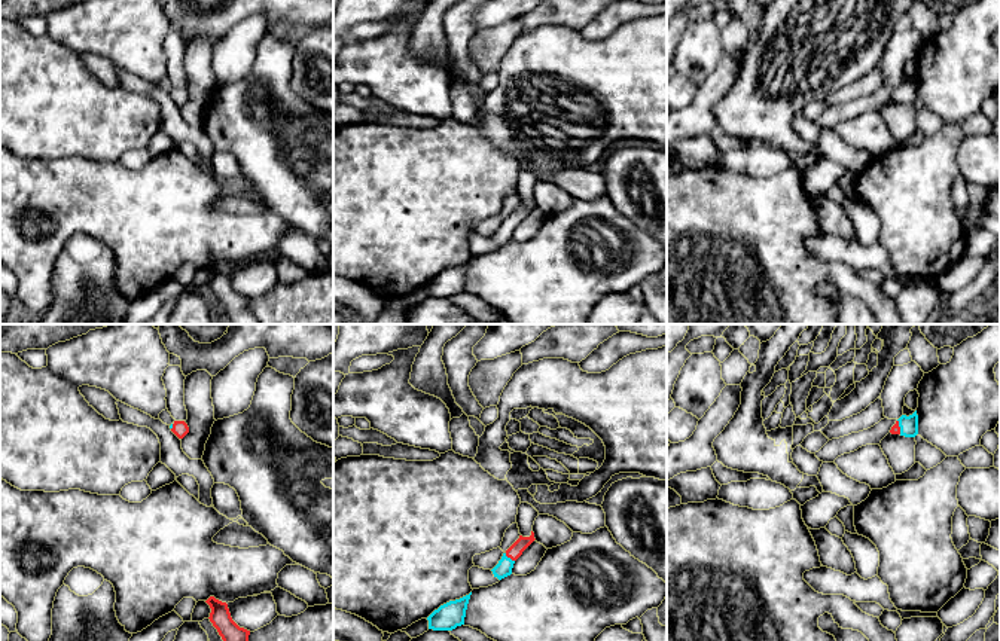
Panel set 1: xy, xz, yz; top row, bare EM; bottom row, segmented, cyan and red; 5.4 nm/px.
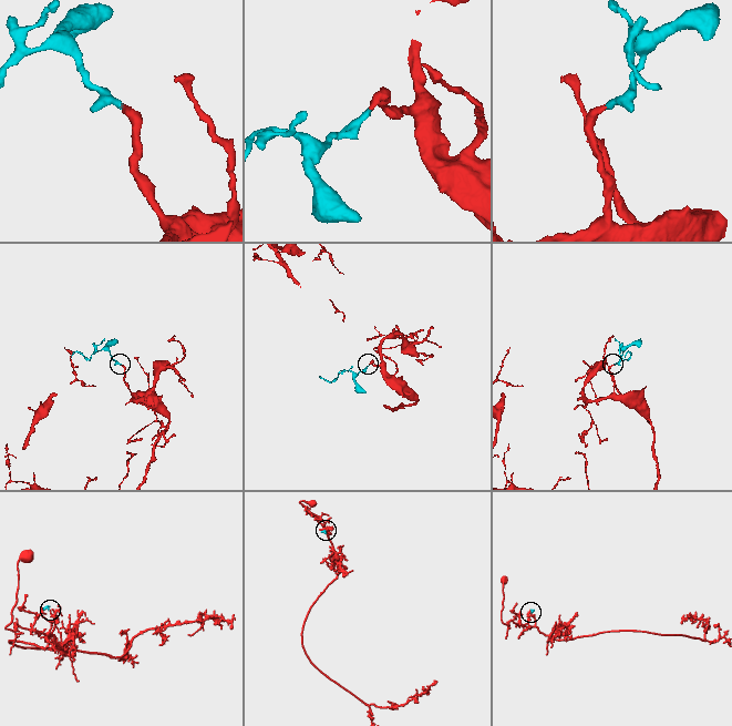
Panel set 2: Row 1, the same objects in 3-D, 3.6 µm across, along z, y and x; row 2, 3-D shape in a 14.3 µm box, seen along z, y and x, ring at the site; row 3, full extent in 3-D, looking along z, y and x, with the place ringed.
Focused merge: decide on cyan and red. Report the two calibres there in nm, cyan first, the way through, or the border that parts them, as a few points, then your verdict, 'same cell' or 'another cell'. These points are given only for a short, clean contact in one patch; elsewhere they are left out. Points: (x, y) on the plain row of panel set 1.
90/80 nm | across xz (503, 235), (509, 225), (515, 217) | same cell

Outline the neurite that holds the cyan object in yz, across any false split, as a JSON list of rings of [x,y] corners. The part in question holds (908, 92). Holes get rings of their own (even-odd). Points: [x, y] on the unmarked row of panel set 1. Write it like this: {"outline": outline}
{"outline": [[[917,77],[906,83],[902,82],[890,97],[891,101],[900,101],[905,104],[915,104],[918,101],[918,82]]]}

